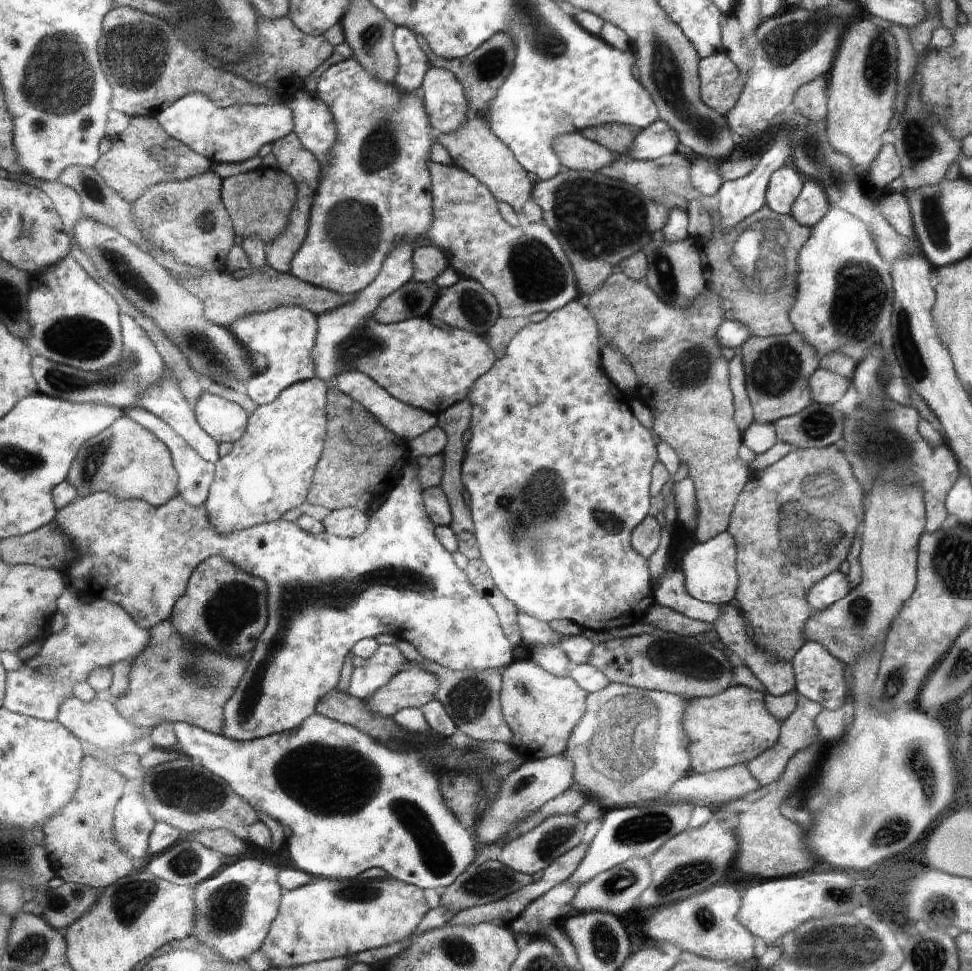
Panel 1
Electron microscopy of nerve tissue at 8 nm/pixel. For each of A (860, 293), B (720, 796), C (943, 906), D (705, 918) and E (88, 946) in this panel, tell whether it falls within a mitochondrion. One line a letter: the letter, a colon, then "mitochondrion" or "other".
A: mitochondrion
B: other
C: mitochondrion
D: mitochondrion
E: other

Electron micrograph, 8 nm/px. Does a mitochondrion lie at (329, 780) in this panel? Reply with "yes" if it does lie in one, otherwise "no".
yes

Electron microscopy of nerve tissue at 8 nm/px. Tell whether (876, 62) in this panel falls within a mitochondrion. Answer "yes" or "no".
yes

